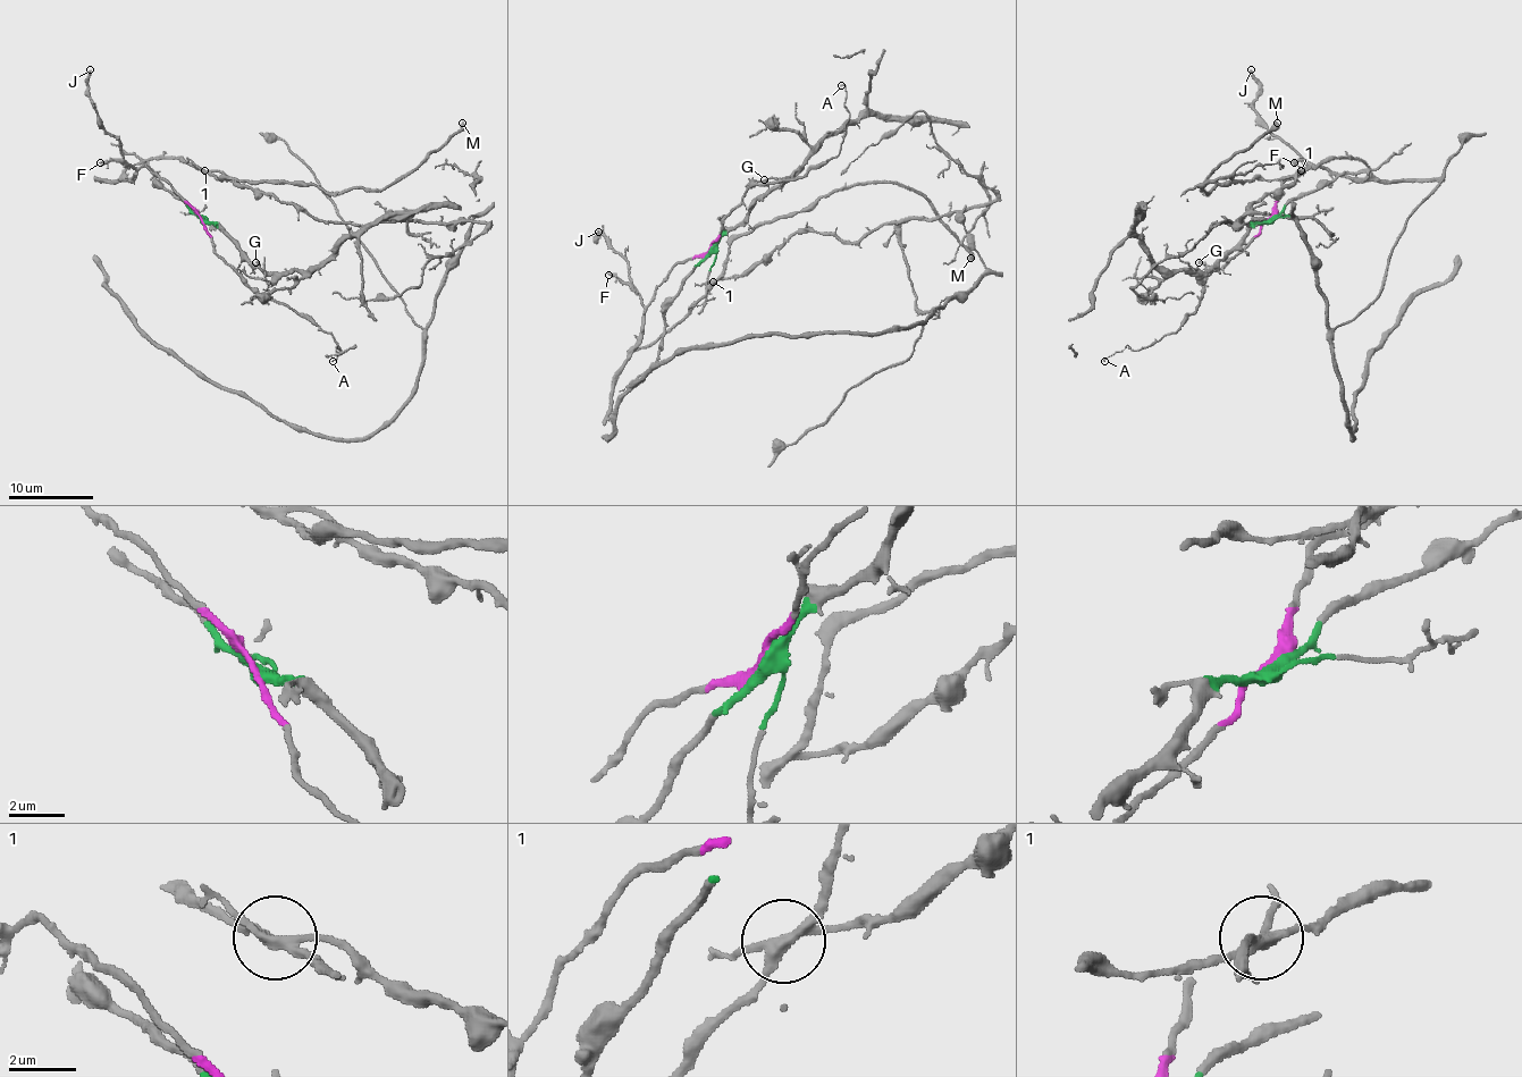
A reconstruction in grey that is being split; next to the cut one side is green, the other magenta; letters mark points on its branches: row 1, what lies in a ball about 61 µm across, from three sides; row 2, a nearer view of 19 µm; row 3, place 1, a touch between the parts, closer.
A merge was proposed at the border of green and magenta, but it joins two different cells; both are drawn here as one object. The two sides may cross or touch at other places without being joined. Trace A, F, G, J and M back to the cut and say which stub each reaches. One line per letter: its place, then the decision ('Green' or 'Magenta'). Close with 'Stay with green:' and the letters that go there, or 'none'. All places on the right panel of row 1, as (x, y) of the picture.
A: Place: (1104, 361). Magenta
F: Place: (1294, 162). Magenta
G: Place: (1199, 262). Green
J: Place: (1251, 69). Magenta
M: Place: (1277, 123). Magenta
Stay with green: G

